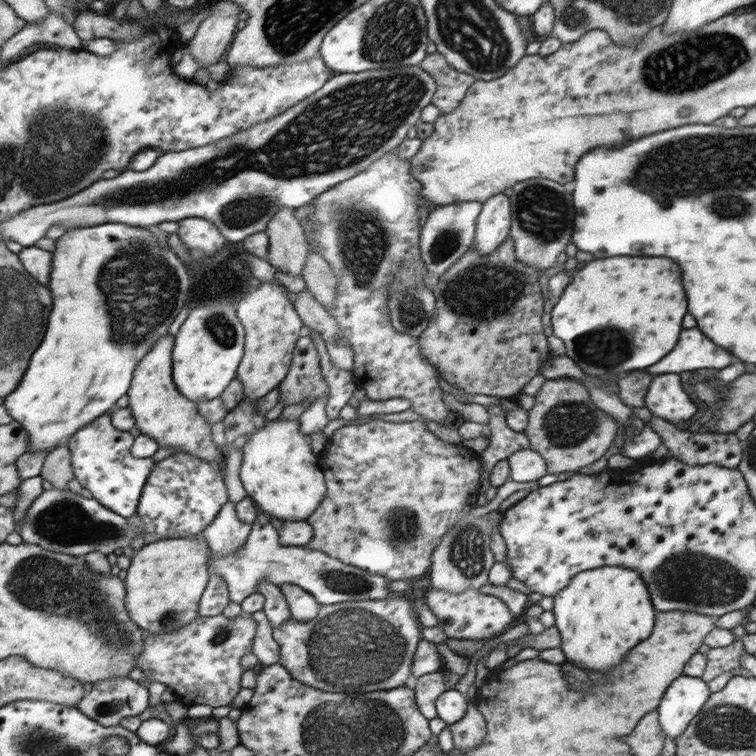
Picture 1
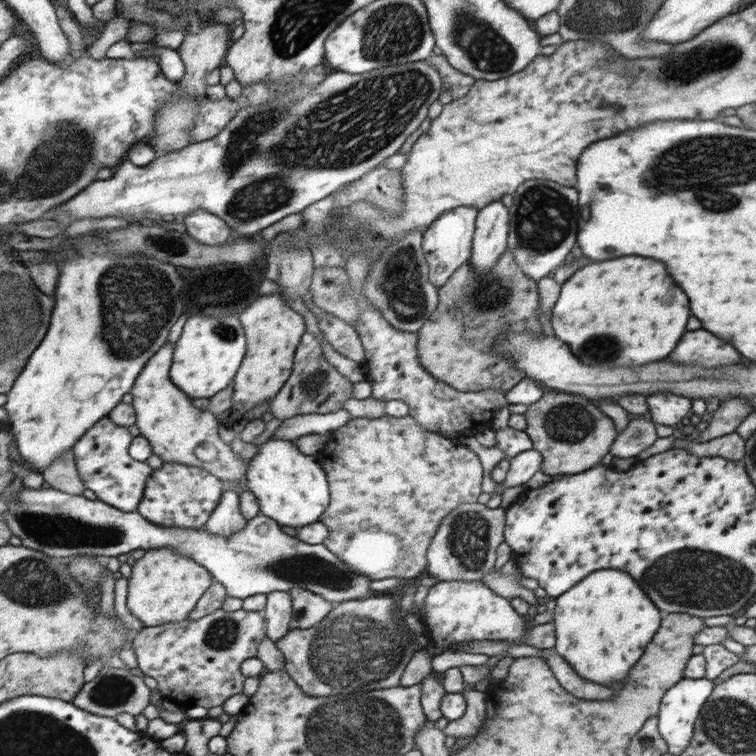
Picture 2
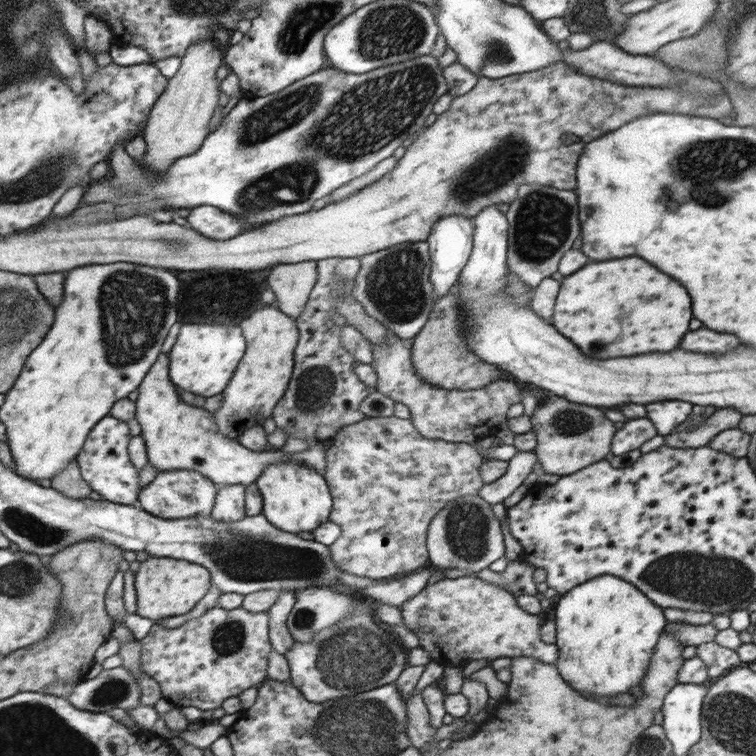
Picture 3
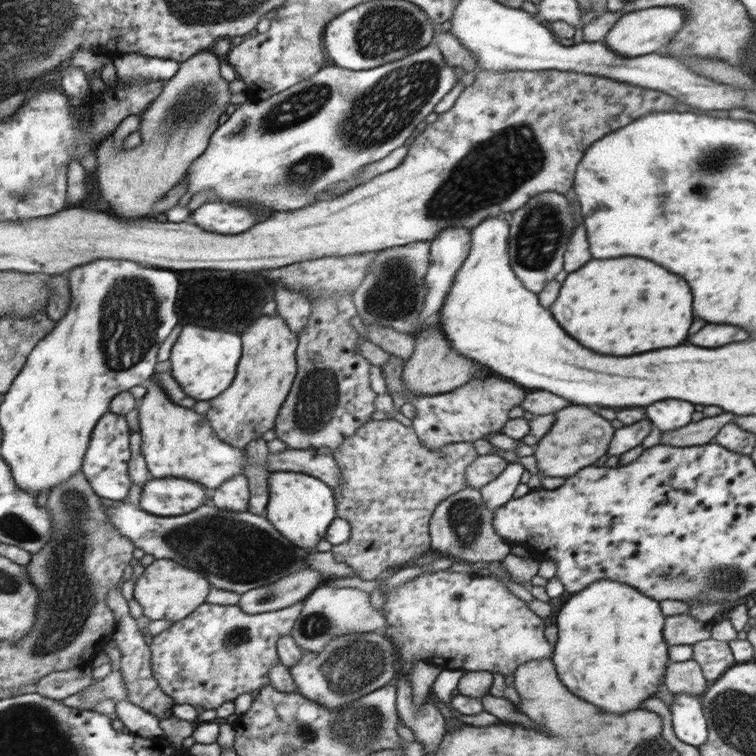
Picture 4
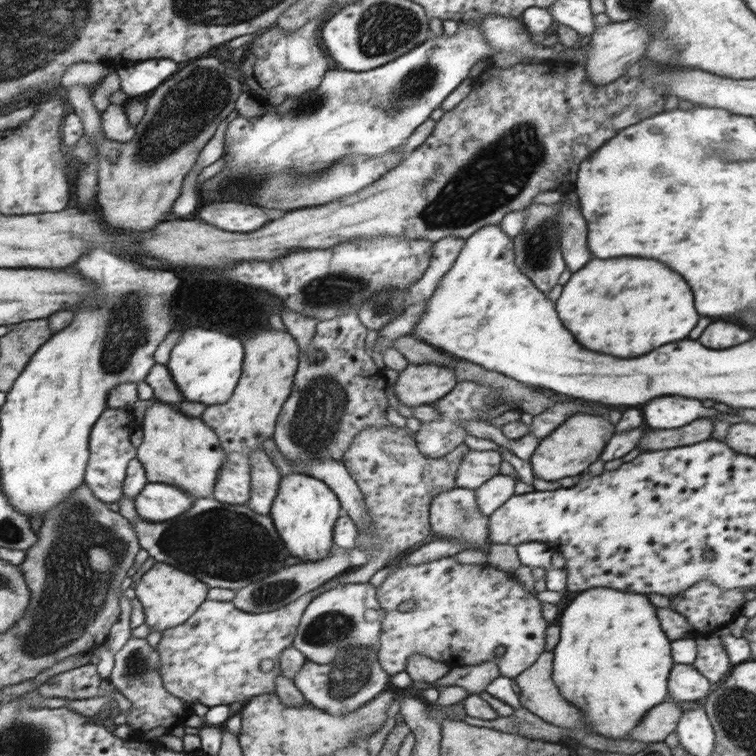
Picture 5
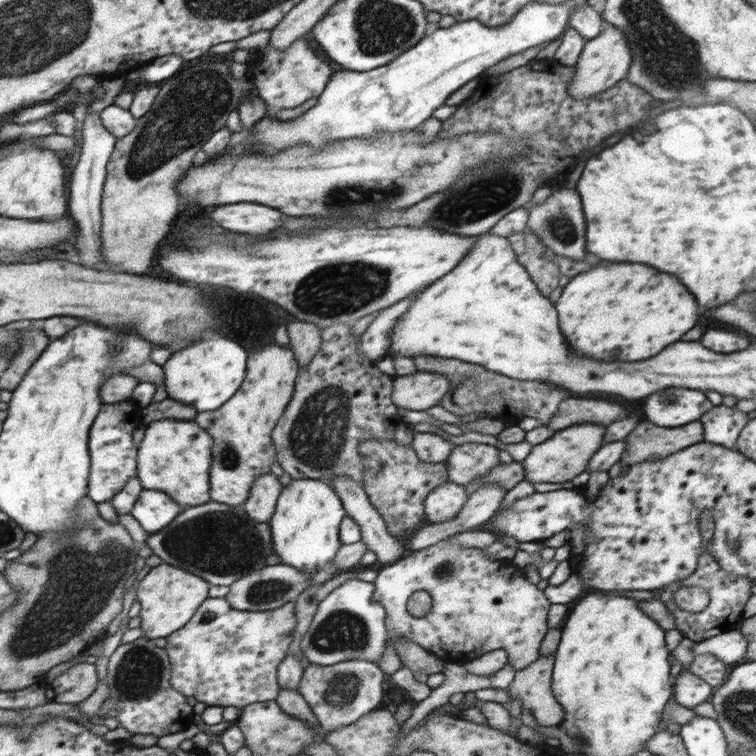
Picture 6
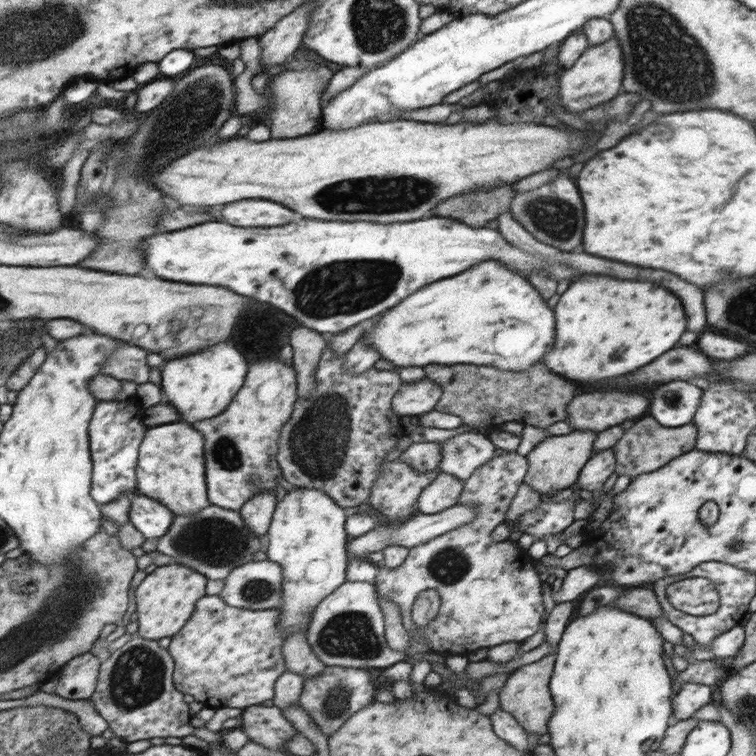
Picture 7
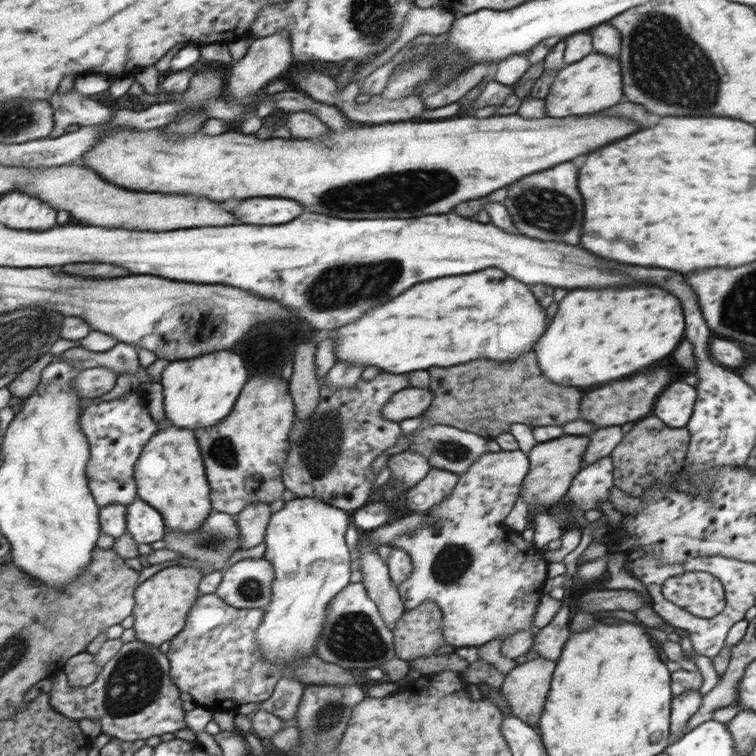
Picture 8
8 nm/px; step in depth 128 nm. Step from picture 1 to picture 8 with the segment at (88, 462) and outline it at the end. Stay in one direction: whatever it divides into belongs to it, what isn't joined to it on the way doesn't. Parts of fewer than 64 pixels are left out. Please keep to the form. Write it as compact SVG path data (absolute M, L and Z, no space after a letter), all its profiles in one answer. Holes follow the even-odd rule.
M136 391L112 400L98 402L84 412L82 428L89 437L93 458L89 464L90 487L98 506L129 505L137 500L136 464L148 440L158 431L158 424L150 418L146 400Z

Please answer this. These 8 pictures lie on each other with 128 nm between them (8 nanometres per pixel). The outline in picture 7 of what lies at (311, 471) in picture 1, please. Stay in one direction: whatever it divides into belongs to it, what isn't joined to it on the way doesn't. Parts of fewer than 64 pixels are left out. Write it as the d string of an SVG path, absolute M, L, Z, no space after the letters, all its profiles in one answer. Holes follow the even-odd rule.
M294 488L287 493L283 500L278 503L277 512L273 518L273 524L269 530L269 544L266 548L268 560L282 566L284 580L282 580L282 606L277 626L282 632L284 639L296 632L308 631L311 624L312 614L316 607L326 596L332 594L340 584L346 582L346 568L349 568L348 553L346 552L346 510L320 490L310 488Z

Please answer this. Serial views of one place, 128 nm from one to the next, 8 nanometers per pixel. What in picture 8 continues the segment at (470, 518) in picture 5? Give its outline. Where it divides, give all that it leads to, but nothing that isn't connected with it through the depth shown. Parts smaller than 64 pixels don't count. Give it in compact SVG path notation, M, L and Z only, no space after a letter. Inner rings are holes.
M430 469L428 475L406 493L406 506L410 512L428 512L453 491L460 482L460 476L446 469Z

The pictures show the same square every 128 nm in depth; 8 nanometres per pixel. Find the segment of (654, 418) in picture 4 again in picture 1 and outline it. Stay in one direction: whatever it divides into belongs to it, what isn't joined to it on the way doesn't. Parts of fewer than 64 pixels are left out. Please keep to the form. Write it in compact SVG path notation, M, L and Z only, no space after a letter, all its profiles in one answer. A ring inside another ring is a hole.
M664 374L654 378L654 388L650 388L650 404L645 406L653 417L673 423L682 423L696 413L696 406L682 390L680 376Z

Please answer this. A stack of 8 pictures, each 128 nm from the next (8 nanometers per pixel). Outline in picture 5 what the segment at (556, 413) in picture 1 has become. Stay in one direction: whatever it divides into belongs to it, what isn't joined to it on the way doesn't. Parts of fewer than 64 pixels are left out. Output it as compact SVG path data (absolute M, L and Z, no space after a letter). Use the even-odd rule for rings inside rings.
M586 414L570 416L570 420L566 420L566 424L563 423L546 438L543 438L534 449L528 460L533 475L535 478L553 482L567 476L583 474L592 462L598 460L606 442L610 440L612 432L614 432L614 424L604 420L602 416L586 416ZM572 450L580 450L580 452L572 452Z

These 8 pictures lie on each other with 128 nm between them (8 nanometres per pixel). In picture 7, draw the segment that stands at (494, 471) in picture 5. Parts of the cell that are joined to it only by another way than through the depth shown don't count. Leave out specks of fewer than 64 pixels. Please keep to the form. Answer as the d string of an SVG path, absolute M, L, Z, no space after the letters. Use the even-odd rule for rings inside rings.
M476 431L456 434L439 444L442 448L440 471L454 475L461 482L470 478L496 452L488 435Z

